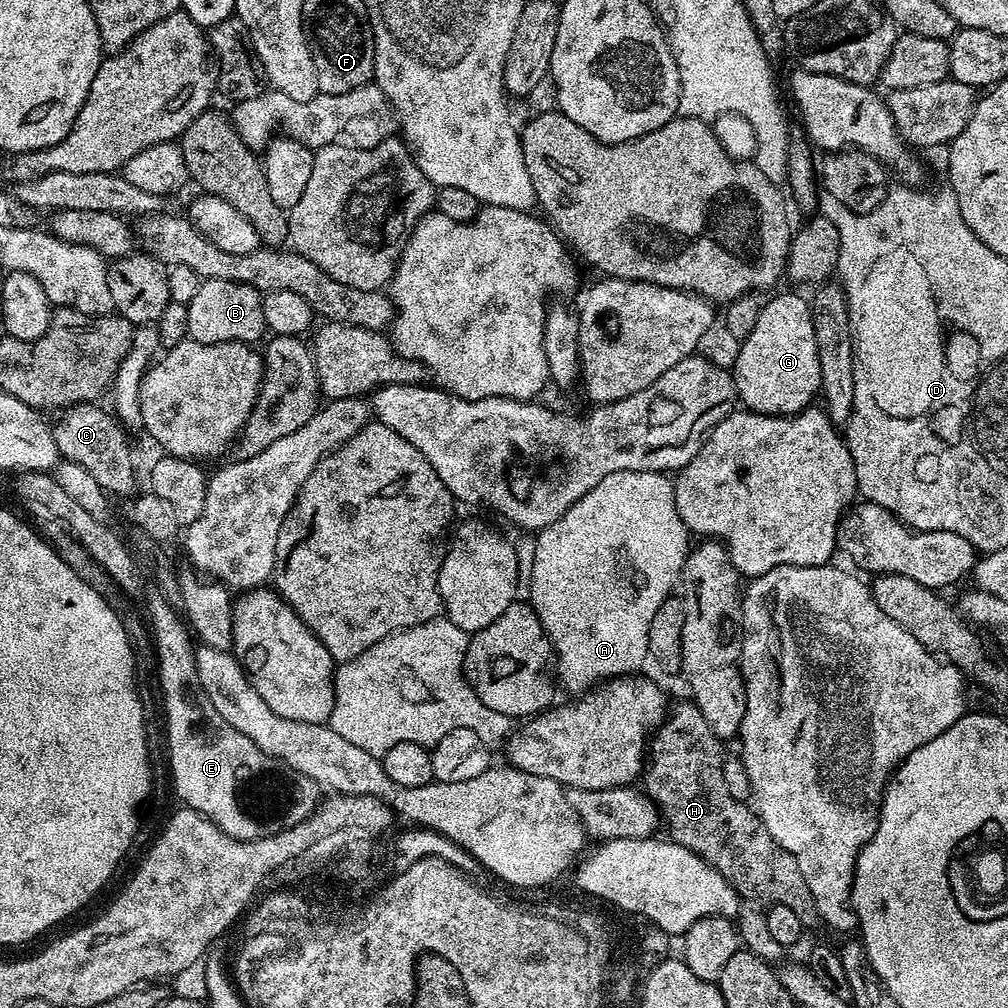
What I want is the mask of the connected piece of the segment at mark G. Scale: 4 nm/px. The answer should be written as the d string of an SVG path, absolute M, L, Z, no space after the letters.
M784 292L773 300L763 301L758 322L745 340L739 341L736 365L731 365L732 380L736 384L739 403L747 411L763 416L794 416L804 411L817 399L820 391L820 367L818 366L818 346L814 342L814 322L812 306L796 292Z

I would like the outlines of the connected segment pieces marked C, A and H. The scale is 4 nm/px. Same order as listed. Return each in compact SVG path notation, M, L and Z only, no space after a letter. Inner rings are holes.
M89 402L86 404L75 404L72 408L66 408L63 409L59 413L60 421L57 422L57 424L53 423L51 425L52 430L52 437L54 438L54 442L56 443L56 448L58 451L60 451L61 457L65 461L68 461L70 463L77 463L78 466L84 467L86 470L90 472L91 477L95 479L96 482L98 482L99 486L101 486L102 489L108 494L114 494L114 492L117 492L118 495L124 496L127 494L127 492L135 493L137 491L136 488L136 468L134 465L132 465L132 448L130 445L128 445L128 437L129 433L125 431L125 429L122 427L120 421L116 418L115 415L109 409L107 408L108 412L104 408L99 408L101 405L96 402Z
M615 472L606 474L594 490L590 490L578 502L574 502L550 526L540 529L535 537L536 549L532 552L532 600L530 607L539 618L540 624L544 627L544 632L552 644L554 653L554 668L558 673L558 680L568 688L580 688L576 690L588 690L597 682L613 679L617 676L627 676L639 673L639 668L643 666L644 660L649 659L648 639L650 638L650 622L654 618L654 613L662 602L666 602L669 596L677 591L682 580L684 563L690 551L690 533L682 522L682 518L676 509L676 489L673 481L662 472Z
M673 703L664 723L651 737L650 759L642 776L643 791L659 808L666 828L668 824L667 839L698 854L710 866L714 866L714 870L718 870L718 874L722 874L722 878L730 882L741 901L752 906L790 906L790 910L794 910L794 914L798 914L798 918L804 923L805 929L812 930L815 924L821 923L821 919L814 906L810 886L806 886L806 878L802 878L802 870L798 870L794 854L782 850L782 846L774 842L770 830L766 830L766 826L760 821L759 815L745 801L735 800L730 794L730 786L726 786L724 773L726 753L723 747L725 745L720 737L714 734L714 730L710 730L710 726L706 726L706 718L702 718L702 710L698 710L696 704Z

